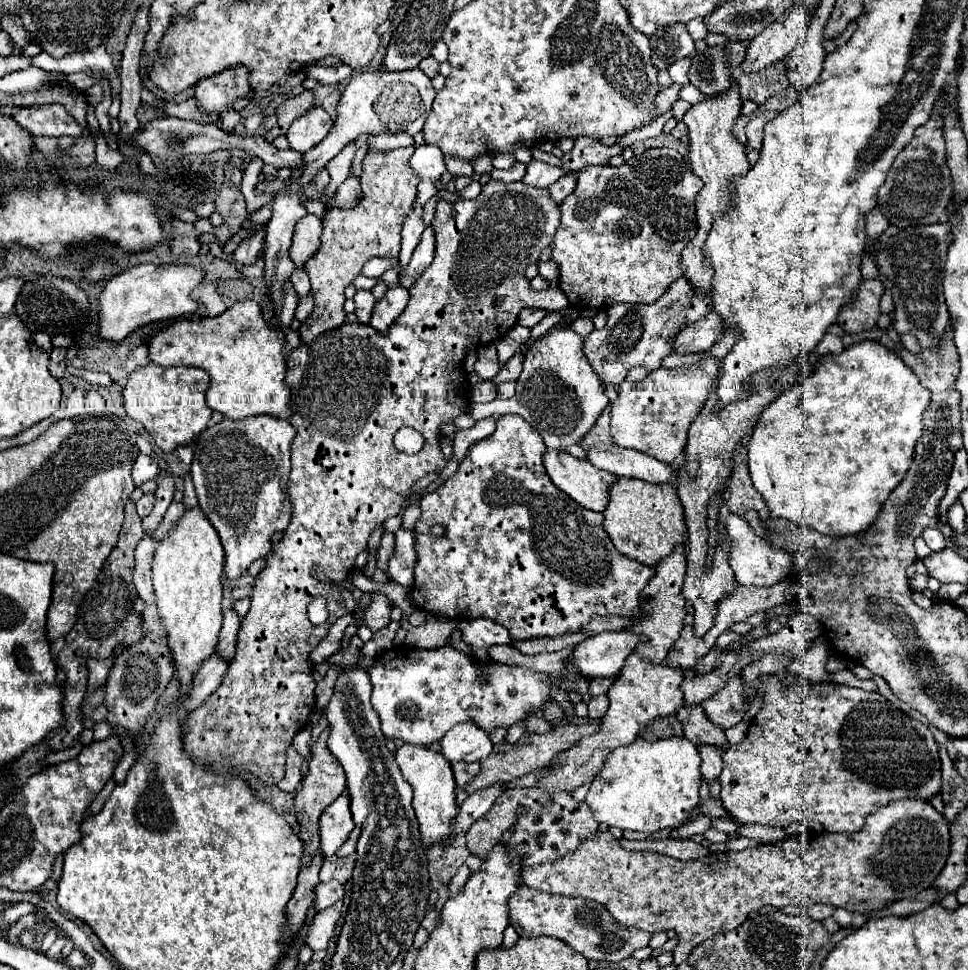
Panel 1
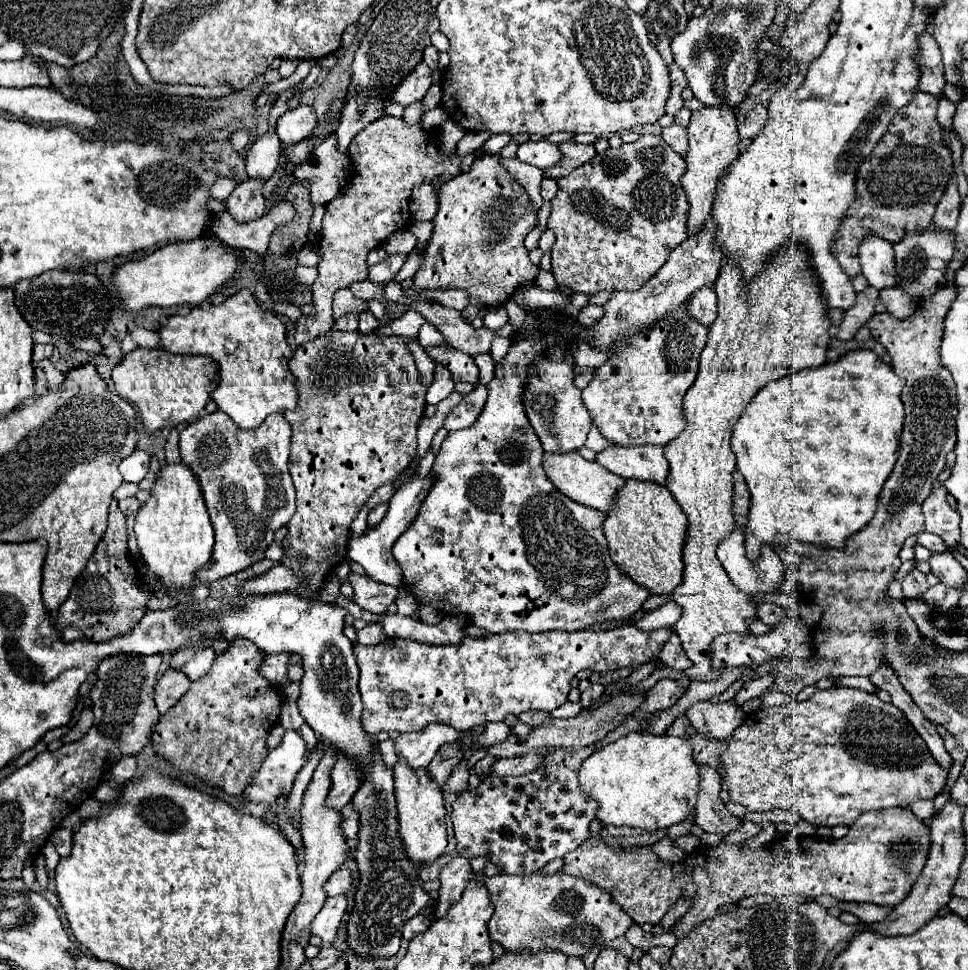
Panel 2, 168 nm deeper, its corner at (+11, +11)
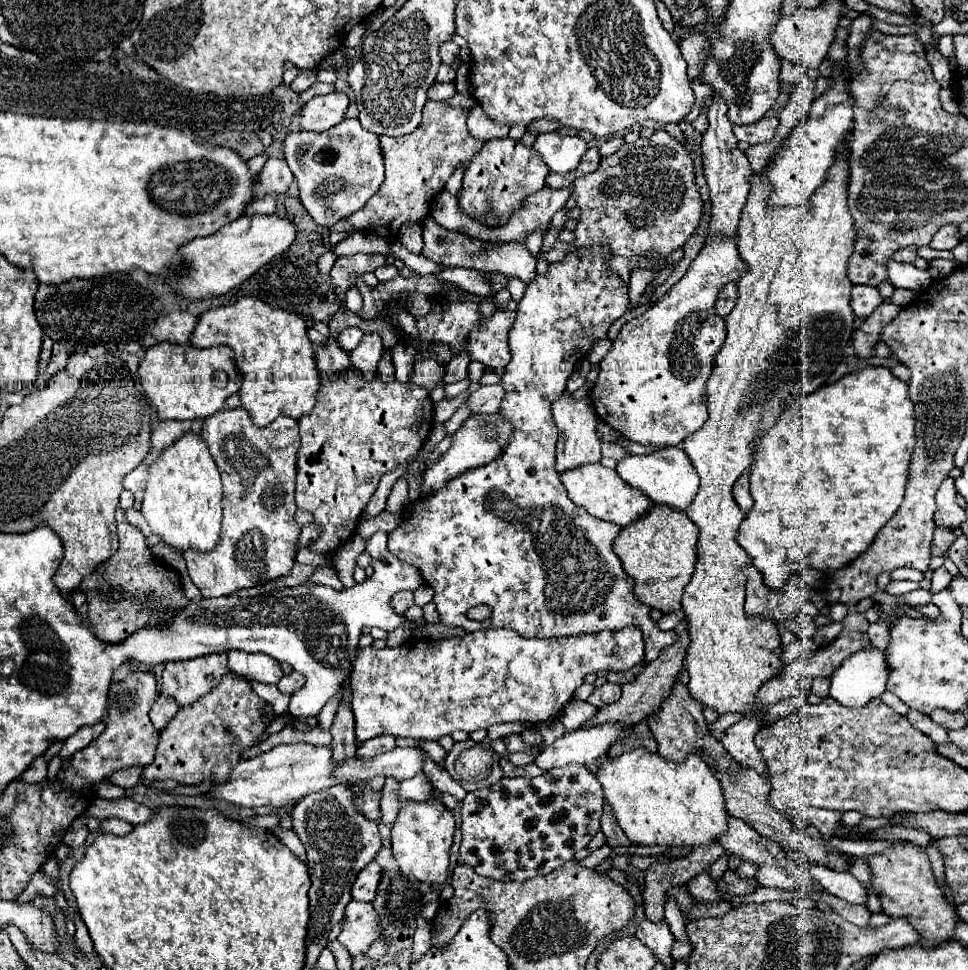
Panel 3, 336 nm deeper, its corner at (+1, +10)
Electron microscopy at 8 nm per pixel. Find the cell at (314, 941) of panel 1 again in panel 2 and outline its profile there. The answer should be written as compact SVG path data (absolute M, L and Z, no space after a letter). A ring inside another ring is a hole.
M330 896L324 902L324 908L312 920L312 934L320 936L326 944L332 944L344 914L346 914L346 896Z

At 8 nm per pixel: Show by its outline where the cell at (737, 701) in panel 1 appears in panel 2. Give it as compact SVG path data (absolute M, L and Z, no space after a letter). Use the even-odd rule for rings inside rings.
M706 700L690 706L686 710L686 716L702 736L730 740L736 724L740 724L744 718L744 712L740 712L734 700L716 702L716 704Z

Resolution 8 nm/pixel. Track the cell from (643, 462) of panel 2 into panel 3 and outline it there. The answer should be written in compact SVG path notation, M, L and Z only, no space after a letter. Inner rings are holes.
M664 447L650 455L630 455L622 461L618 461L616 473L632 487L640 489L646 497L650 497L656 505L668 505L676 511L684 511L690 501L694 501L698 491L698 473L690 465L690 459L686 457L682 447Z

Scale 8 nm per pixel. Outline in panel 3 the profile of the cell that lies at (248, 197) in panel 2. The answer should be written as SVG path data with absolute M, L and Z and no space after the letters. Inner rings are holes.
M270 157L260 173L260 181L256 183L256 199L264 197L266 193L284 193L292 181L294 175L290 173L286 161Z

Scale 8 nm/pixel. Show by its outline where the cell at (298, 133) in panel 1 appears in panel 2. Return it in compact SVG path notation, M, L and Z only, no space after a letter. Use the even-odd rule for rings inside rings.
M298 106L296 110L288 110L278 124L284 120L284 128L276 128L276 134L282 144L296 144L310 136L310 132L316 128L316 112L312 106Z

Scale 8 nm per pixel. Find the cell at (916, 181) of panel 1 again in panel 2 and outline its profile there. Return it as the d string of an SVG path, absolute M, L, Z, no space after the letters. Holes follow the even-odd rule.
M918 92L892 120L886 136L874 146L872 154L858 168L856 200L836 238L834 254L844 272L854 278L860 272L858 244L868 232L888 242L898 242L906 232L922 230L932 224L936 204L940 202L952 174L952 152L942 142L942 128L936 122L936 100Z

